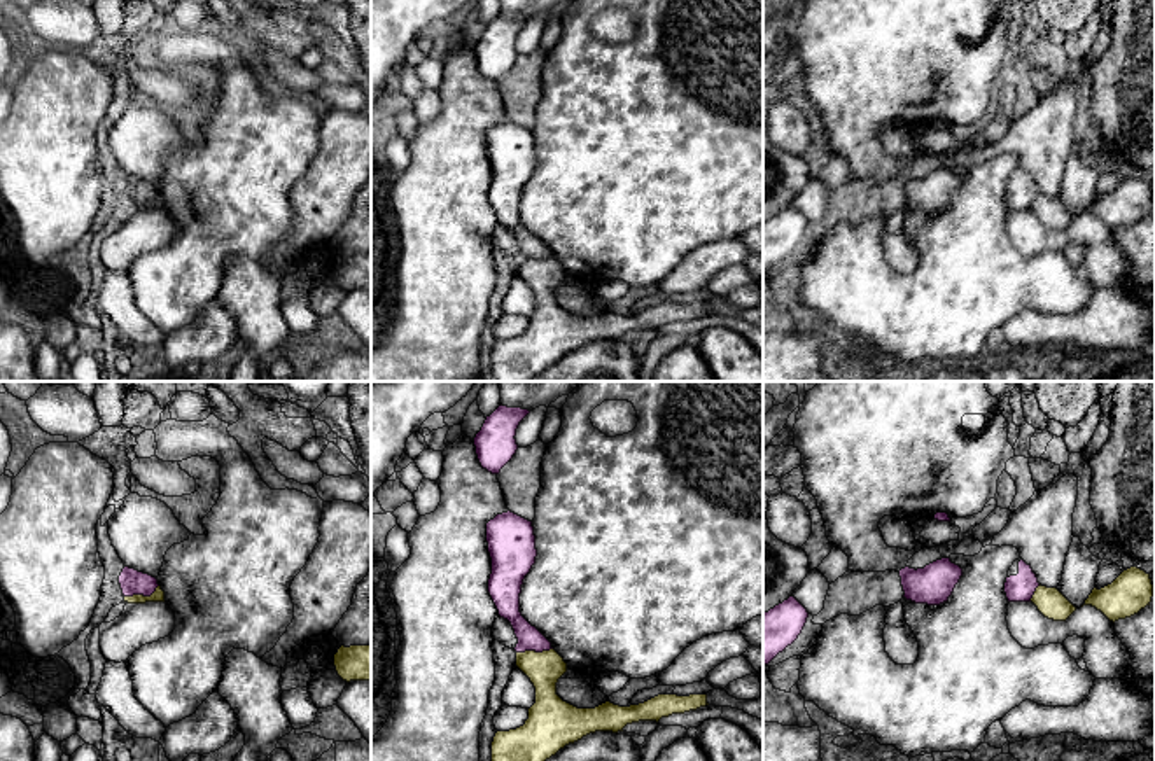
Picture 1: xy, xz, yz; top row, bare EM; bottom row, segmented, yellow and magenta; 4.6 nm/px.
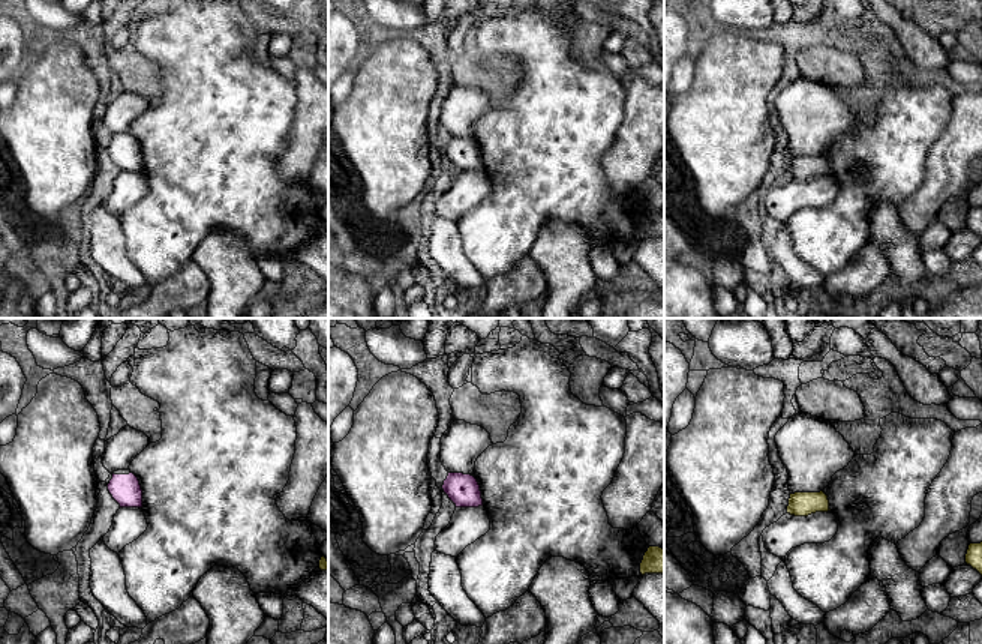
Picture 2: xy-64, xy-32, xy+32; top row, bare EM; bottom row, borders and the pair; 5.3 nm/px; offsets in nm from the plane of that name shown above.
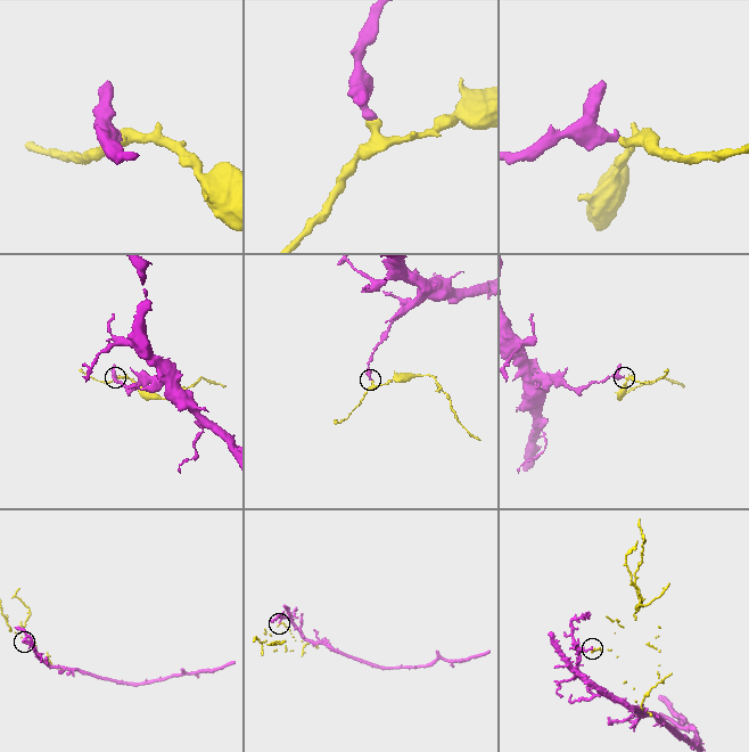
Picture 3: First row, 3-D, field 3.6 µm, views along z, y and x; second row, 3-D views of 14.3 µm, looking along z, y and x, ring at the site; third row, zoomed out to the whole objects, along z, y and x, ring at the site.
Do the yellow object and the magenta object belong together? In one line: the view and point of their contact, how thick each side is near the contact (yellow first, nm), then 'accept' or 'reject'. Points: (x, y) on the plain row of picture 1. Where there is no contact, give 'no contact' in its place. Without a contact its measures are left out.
xy (142, 203) | 60/120 nm | reject

